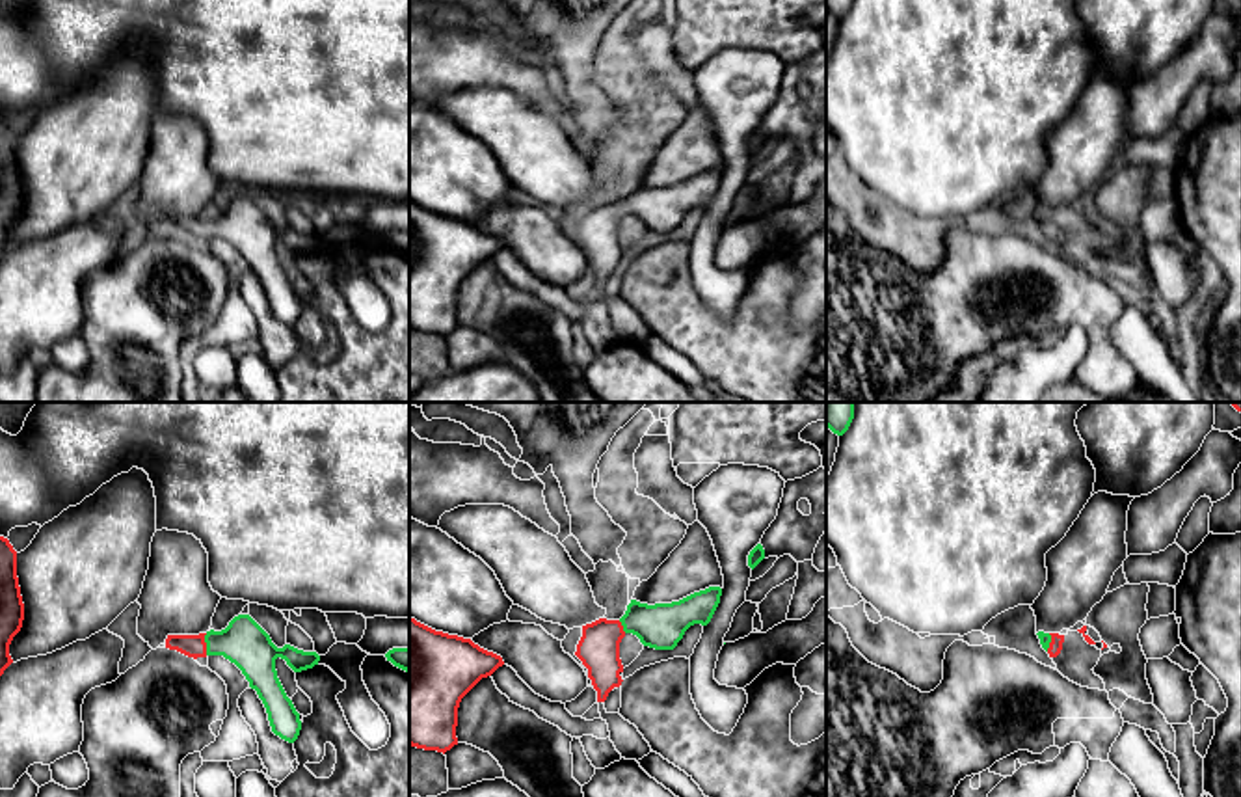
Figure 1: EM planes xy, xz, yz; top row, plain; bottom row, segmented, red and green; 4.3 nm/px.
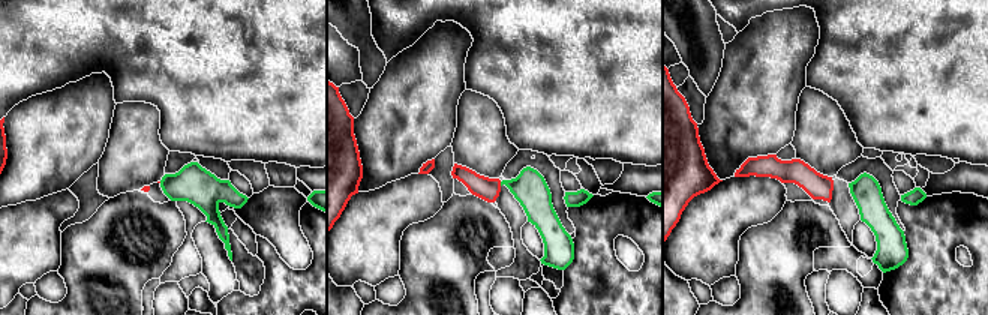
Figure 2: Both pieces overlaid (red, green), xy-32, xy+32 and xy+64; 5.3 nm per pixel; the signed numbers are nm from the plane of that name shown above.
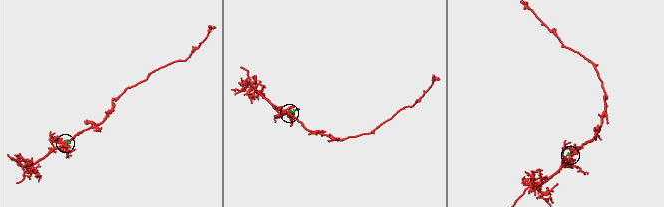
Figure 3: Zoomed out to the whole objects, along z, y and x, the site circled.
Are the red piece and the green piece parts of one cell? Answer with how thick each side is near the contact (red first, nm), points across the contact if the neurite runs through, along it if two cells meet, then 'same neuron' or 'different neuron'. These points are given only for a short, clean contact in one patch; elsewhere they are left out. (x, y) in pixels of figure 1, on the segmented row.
100 nm thick on the red side, 200 nm on the other; runs through xy (194, 647), (205, 645), (244, 643); same neuron

